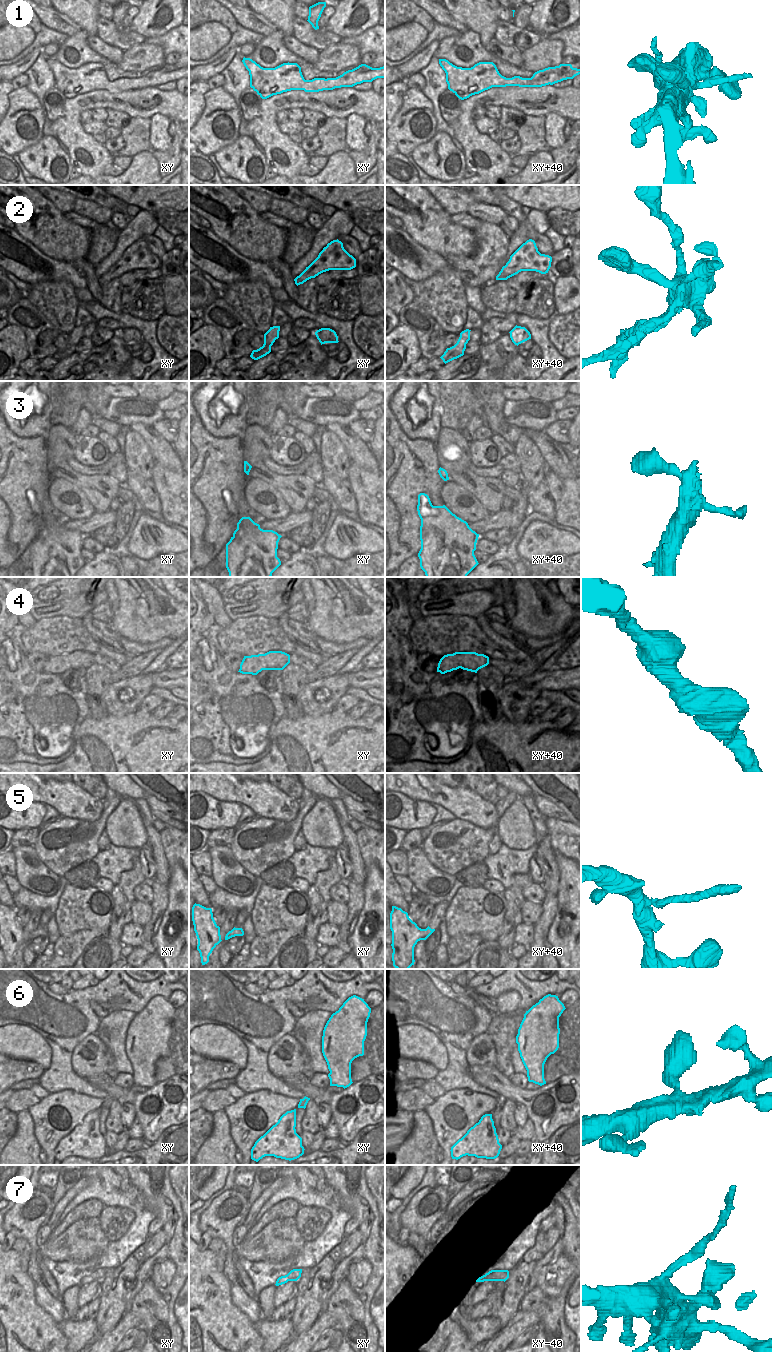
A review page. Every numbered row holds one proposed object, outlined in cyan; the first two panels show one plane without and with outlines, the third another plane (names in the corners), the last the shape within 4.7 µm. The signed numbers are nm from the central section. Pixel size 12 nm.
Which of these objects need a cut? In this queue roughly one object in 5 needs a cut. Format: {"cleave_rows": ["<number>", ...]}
{"cleave_rows": ["2", "7"]}

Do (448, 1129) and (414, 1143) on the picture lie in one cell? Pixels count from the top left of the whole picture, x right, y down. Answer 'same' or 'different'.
different

